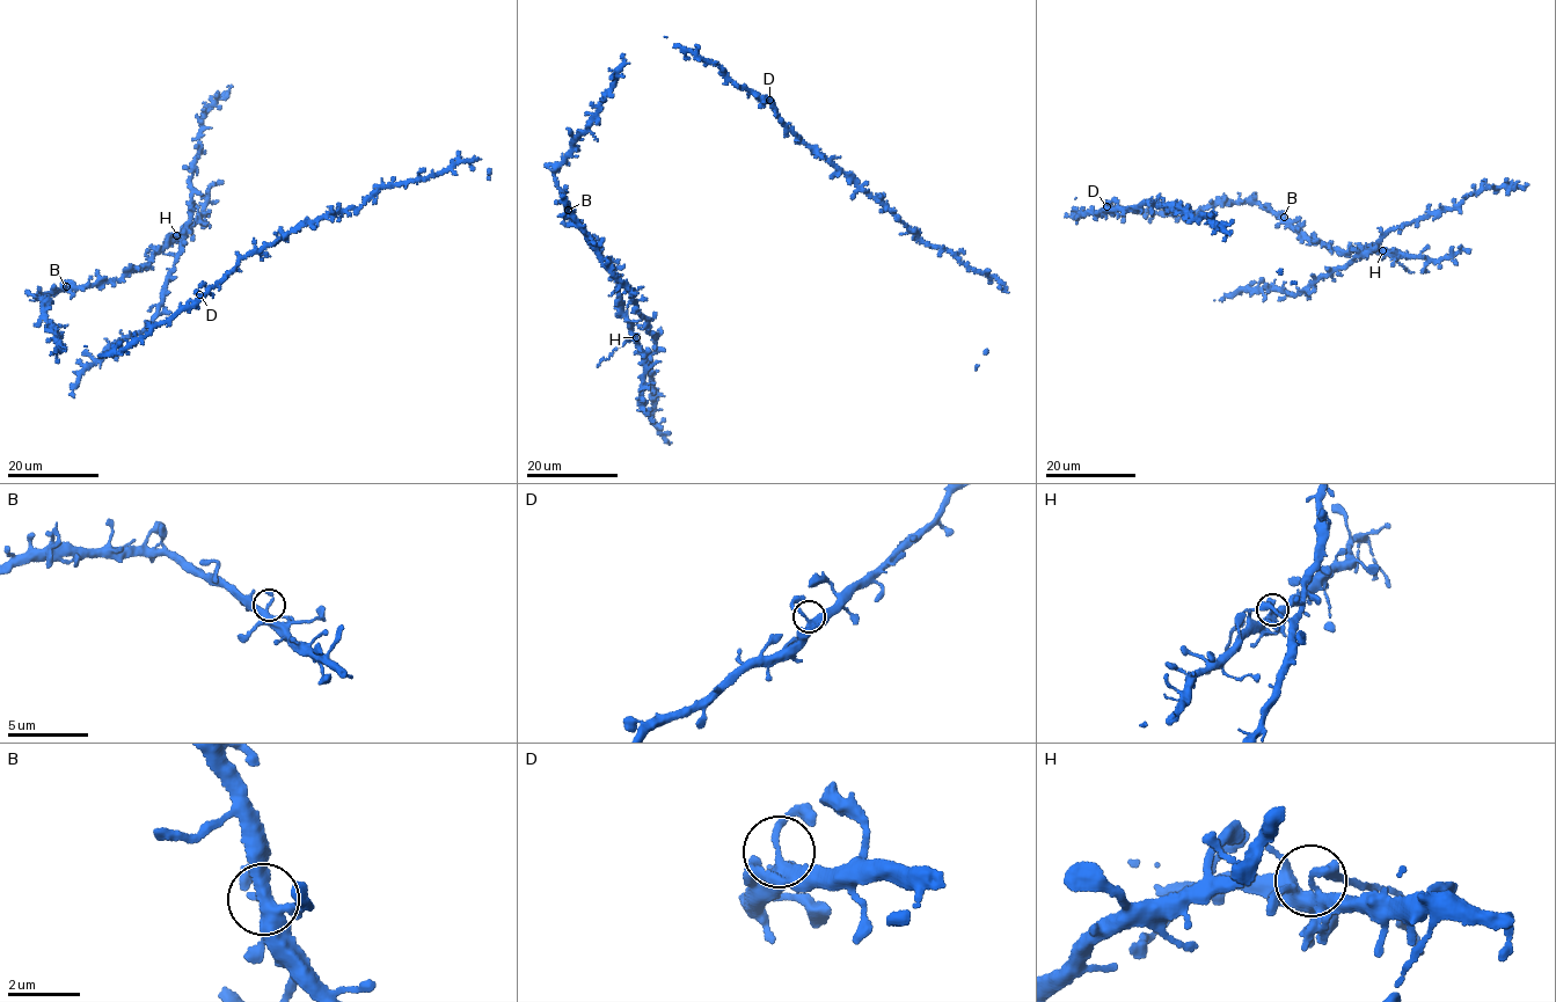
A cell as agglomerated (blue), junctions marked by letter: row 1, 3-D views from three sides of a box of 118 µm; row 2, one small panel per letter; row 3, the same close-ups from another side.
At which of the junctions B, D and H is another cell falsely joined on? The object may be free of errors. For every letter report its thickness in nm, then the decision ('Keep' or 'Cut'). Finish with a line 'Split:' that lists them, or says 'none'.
B: Thickness 280 nm. Keep
D: Thickness 300 nm. Keep
H: Thickness 280 nm. Cut
Split: H

